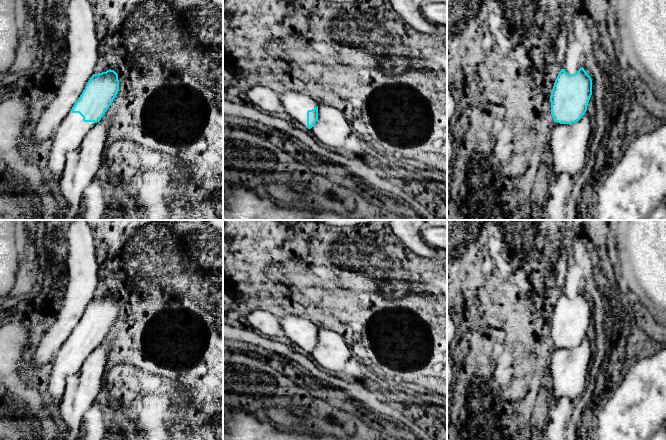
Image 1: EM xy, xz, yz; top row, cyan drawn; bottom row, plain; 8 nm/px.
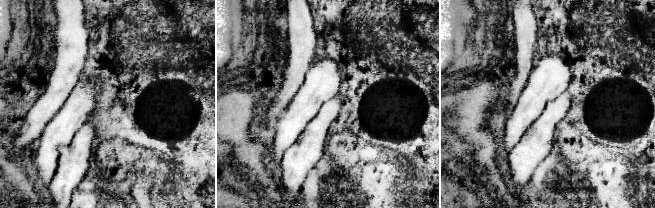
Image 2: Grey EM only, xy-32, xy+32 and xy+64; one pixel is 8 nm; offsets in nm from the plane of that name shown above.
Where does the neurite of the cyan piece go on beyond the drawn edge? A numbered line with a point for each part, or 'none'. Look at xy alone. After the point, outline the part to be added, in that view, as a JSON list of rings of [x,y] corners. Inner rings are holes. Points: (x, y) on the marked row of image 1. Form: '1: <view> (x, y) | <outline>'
1: xy (69, 134) | [[[69,112],[55,129],[49,152],[43,160],[43,166],[52,187],[57,187],[64,170],[67,154],[81,144],[91,126],[95,124],[94,122],[84,122],[79,113]]]

